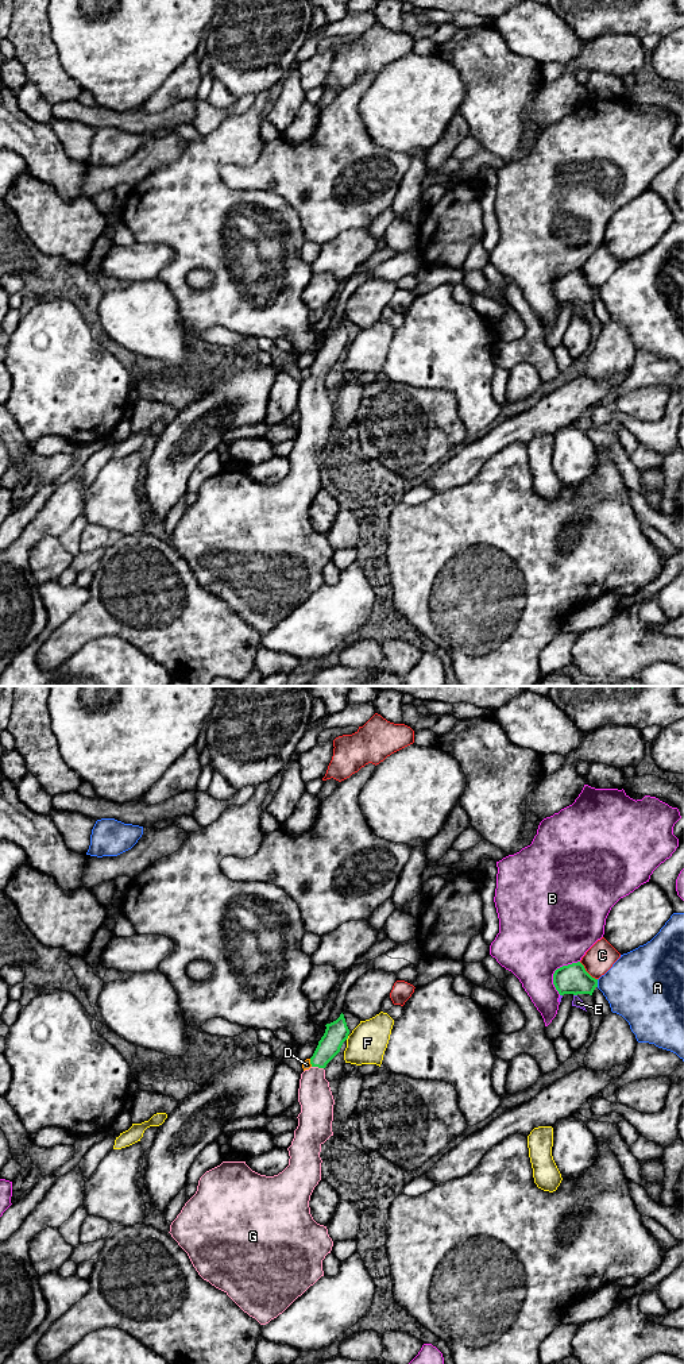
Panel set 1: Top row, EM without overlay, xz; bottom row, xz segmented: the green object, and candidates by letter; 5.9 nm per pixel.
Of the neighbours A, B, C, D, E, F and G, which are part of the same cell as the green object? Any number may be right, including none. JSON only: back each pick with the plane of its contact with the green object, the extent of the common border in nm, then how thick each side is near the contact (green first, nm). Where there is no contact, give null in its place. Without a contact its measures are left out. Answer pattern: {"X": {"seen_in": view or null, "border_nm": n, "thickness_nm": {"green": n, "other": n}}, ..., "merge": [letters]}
{"G": {"seen_in": "xz", "border_nm": 70, "thickness_nm": {"green": 140, "other": 200}}, "merge": ["G"]}

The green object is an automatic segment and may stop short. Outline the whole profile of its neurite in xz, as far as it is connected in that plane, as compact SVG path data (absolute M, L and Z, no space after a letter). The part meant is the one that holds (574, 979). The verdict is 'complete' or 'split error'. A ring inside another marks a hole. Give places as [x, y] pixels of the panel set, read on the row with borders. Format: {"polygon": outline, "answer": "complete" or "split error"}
{"polygon": "M577 962L557 968L553 974L553 985L560 995L564 994L590 994L598 987L598 979L592 978Z", "answer": "complete"}

